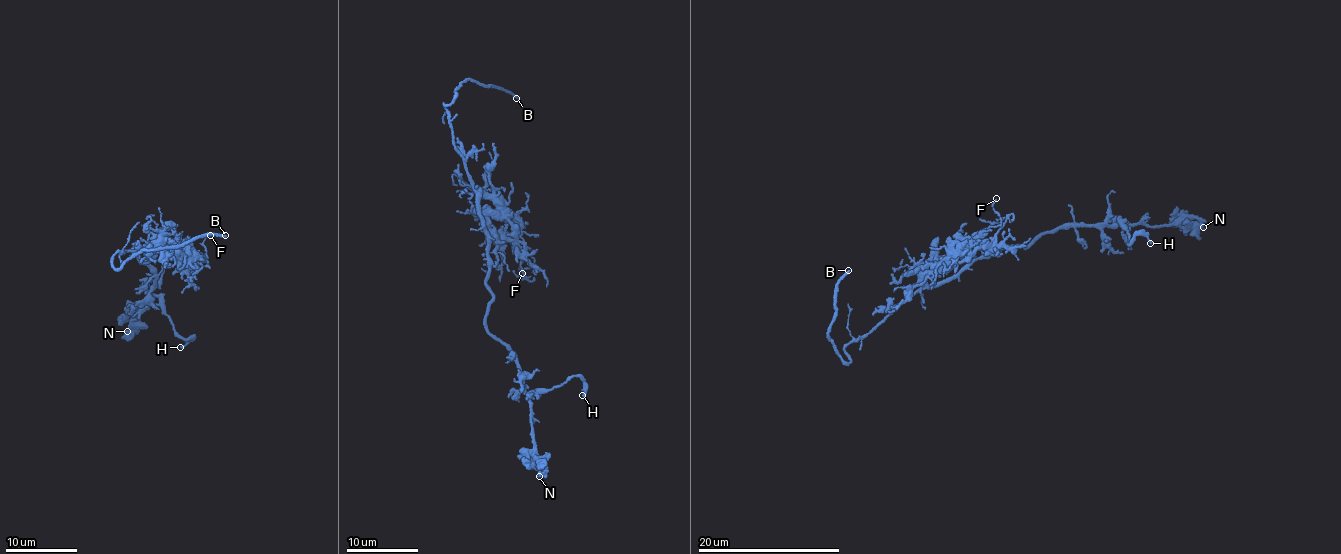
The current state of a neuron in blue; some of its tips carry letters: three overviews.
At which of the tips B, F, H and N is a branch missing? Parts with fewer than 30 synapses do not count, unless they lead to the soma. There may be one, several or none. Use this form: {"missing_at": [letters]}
{"missing_at": ["B"]}

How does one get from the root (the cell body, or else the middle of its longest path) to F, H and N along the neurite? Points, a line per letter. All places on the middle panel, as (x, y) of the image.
F: (483, 222), (493, 262), (500, 244), (508, 241), (526, 249), (534, 264), (519, 267), (522, 273)
H: (483, 222), (492, 298), (485, 318), (488, 332), (515, 356), (525, 392), (579, 377), (585, 386), (582, 395)
N: (483, 222), (492, 298), (485, 318), (488, 332), (515, 356), (529, 402), (539, 476)

